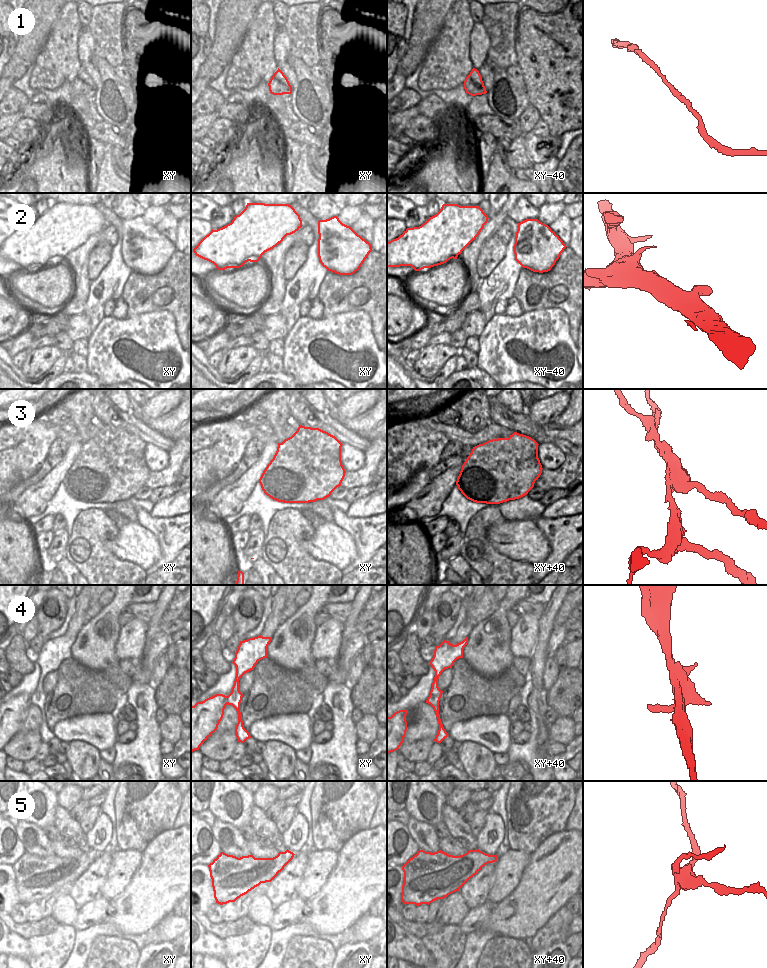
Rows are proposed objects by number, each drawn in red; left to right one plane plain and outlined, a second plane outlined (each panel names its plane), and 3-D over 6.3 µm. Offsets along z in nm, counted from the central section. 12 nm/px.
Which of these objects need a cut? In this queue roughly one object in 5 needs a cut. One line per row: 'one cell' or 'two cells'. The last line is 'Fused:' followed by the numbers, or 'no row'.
1: one cell
2: one cell
3: two cells
4: one cell
5: two cells
Fused: 3, 5

